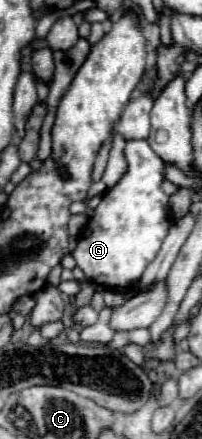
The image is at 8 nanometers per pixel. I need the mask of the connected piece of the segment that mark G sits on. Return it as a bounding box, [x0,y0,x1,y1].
[72,141,168,287]

